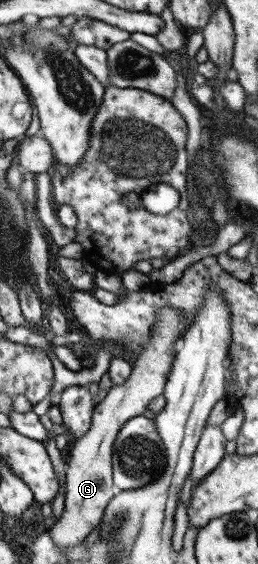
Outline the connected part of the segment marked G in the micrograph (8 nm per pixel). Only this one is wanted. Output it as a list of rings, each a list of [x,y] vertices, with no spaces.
[[[163,306],[159,310],[155,326],[151,329],[153,335],[147,340],[143,352],[138,354],[137,360],[132,363],[131,375],[124,384],[112,386],[102,402],[95,406],[88,432],[85,432],[82,438],[78,438],[74,442],[73,450],[70,450],[70,460],[66,464],[63,513],[60,518],[50,522],[48,529],[55,546],[68,548],[80,544],[101,522],[106,505],[117,491],[113,483],[113,442],[125,422],[142,415],[149,409],[150,400],[162,397],[164,394],[174,354],[186,332],[181,310],[173,306]]]

